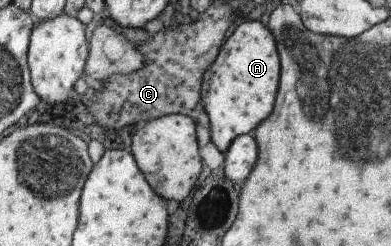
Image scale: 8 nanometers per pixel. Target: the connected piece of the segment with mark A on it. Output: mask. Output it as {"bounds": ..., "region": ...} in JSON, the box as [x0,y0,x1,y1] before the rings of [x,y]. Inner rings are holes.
{"bounds":[200,16,279,153],"region":[[[255,16],[237,25],[201,77],[200,99],[209,121],[210,142],[220,153],[240,134],[250,133],[270,111],[279,80],[279,55],[270,30]]]}

